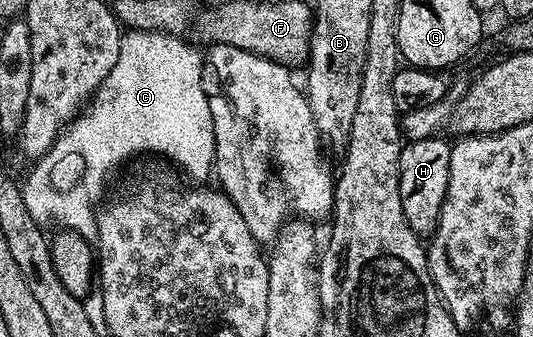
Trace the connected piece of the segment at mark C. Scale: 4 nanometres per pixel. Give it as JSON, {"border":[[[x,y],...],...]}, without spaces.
{"border":[[[130,30],[123,35],[120,58],[116,58],[116,66],[112,66],[108,78],[104,78],[85,111],[31,167],[34,169],[27,174],[26,184],[24,180],[21,185],[24,206],[28,206],[28,214],[32,214],[34,220],[62,220],[63,229],[89,237],[96,228],[96,209],[103,199],[106,179],[129,156],[134,156],[137,152],[159,152],[160,155],[175,160],[194,179],[191,181],[206,182],[209,181],[206,180],[209,176],[211,179],[214,172],[214,127],[202,85],[204,56],[197,50],[199,51],[193,43],[187,42],[183,37],[169,36],[166,32]]]}

